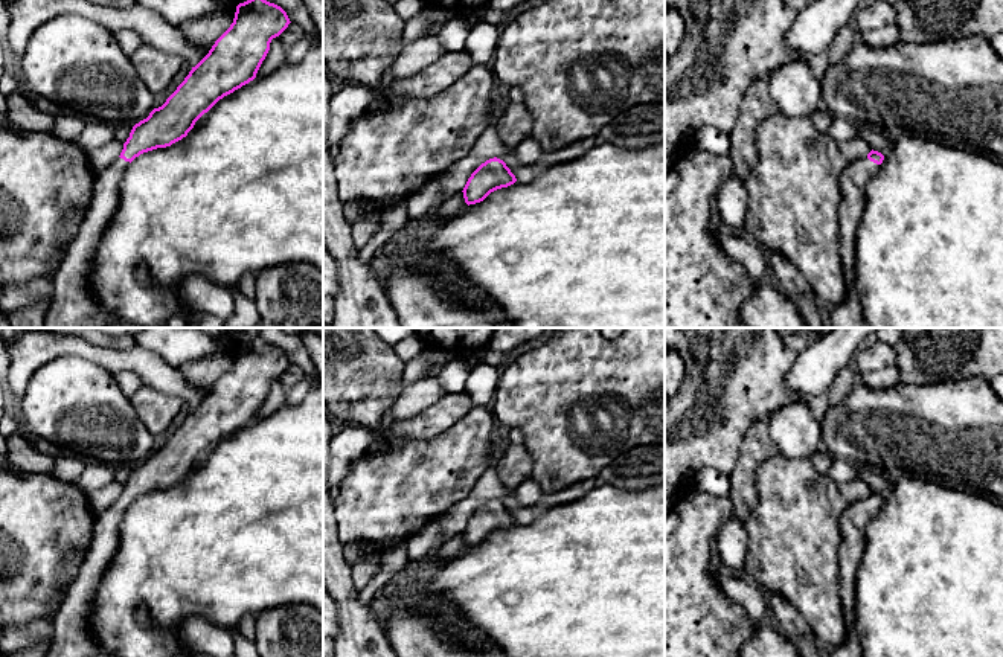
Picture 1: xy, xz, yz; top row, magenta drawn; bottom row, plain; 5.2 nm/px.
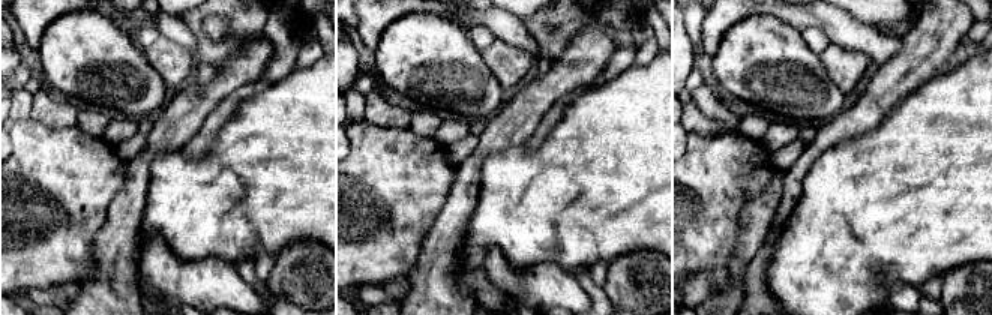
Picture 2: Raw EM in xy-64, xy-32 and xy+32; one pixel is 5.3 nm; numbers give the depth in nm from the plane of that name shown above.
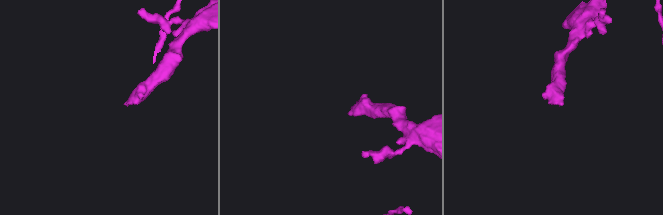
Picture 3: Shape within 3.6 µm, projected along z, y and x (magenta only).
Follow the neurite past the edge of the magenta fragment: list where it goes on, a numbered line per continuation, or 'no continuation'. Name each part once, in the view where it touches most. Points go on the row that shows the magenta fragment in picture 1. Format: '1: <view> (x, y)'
1: yz (854, 179)

